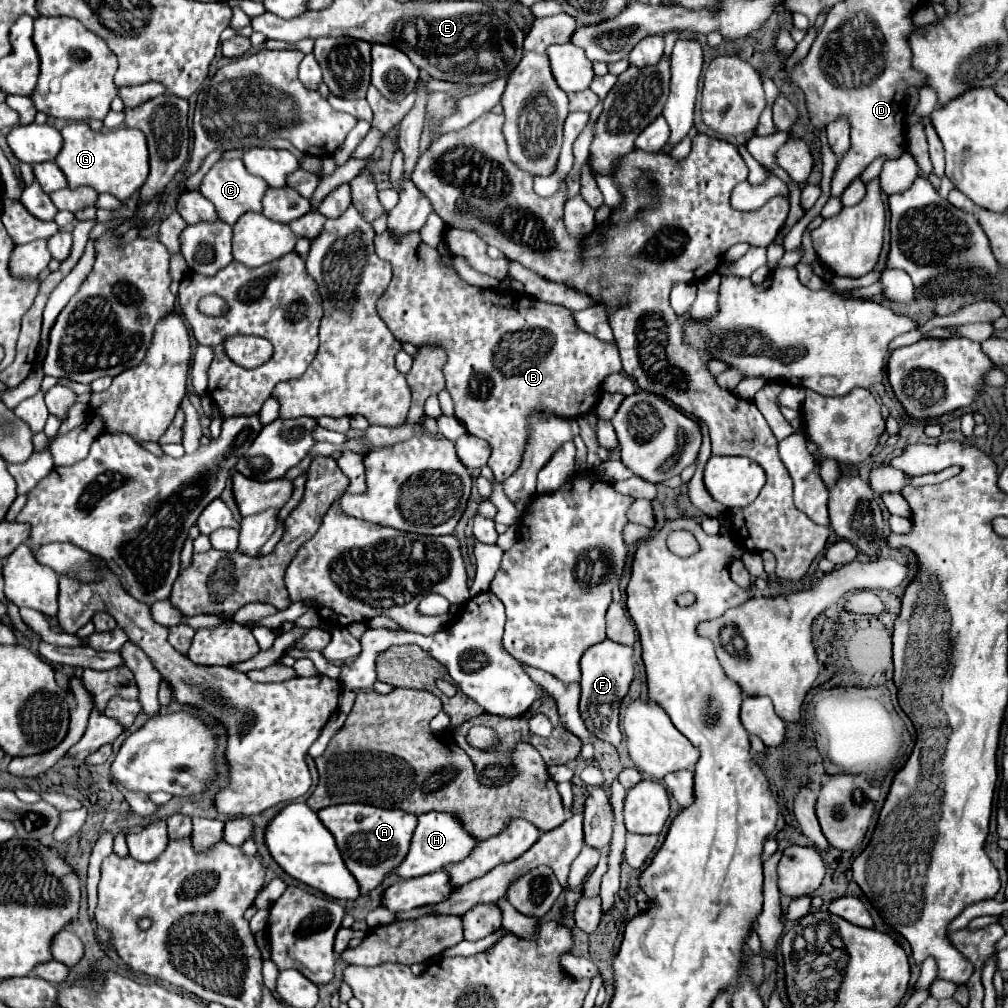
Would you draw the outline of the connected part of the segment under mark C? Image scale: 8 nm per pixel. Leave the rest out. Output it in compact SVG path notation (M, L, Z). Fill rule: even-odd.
M219 159L203 177L199 191L203 197L207 197L219 215L221 221L233 225L245 211L261 211L261 197L267 189L267 183L261 177L249 175L243 167L241 159Z

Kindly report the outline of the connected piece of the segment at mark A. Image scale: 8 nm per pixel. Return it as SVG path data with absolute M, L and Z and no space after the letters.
M363 803L325 807L317 815L335 837L337 849L341 851L347 869L359 883L361 895L367 895L371 889L375 889L383 881L383 877L403 861L413 829L417 825L417 817L411 813L399 809L379 809Z

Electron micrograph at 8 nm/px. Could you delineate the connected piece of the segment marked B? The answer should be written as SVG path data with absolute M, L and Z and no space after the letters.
M383 233L383 235L377 235L375 237L375 249L377 249L377 255L385 261L389 261L393 265L393 281L391 285L387 287L387 291L381 295L381 299L377 301L377 313L379 317L385 321L385 325L391 329L391 333L399 339L399 341L409 341L413 345L423 345L423 343L437 343L441 347L445 347L449 359L447 359L447 365L443 369L445 373L445 381L447 381L447 391L455 403L455 415L459 421L465 423L467 431L479 439L485 439L489 445L491 445L491 457L487 461L487 465L493 469L493 475L497 481L505 481L521 463L521 457L523 457L523 449L525 449L525 443L527 443L527 413L531 409L537 409L541 407L543 411L551 413L551 415L557 415L557 417L581 417L581 415L587 415L599 401L599 395L601 395L601 383L603 379L609 375L609 373L617 373L621 371L621 355L615 347L615 343L605 343L605 341L599 341L595 335L589 335L585 331L579 331L578 327L571 320L572 312L561 305L553 305L553 303L543 303L543 301L537 301L537 299L531 299L527 295L521 295L521 293L513 293L513 291L491 291L491 289L479 289L479 287L473 287L465 281L461 281L457 275L453 275L451 271L439 267L437 259L439 259L439 253L437 249L425 245L419 237L419 233L409 233L407 237L403 237L399 243L395 243L389 233Z

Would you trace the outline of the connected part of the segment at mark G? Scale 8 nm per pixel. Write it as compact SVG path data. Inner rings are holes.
M71 123L61 129L63 147L55 159L67 177L67 185L73 187L93 187L97 193L109 193L119 201L129 199L141 189L149 175L147 161L147 143L145 135L139 129L115 129L95 133L87 123Z

